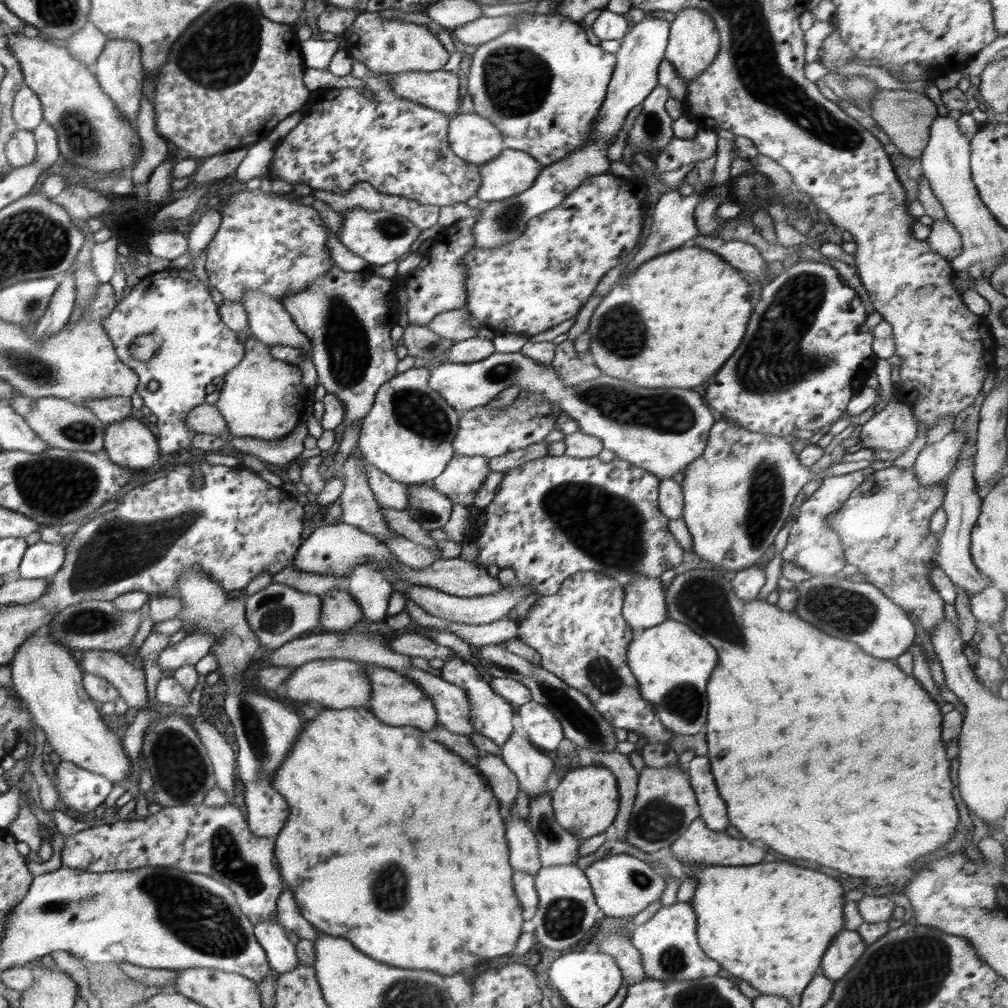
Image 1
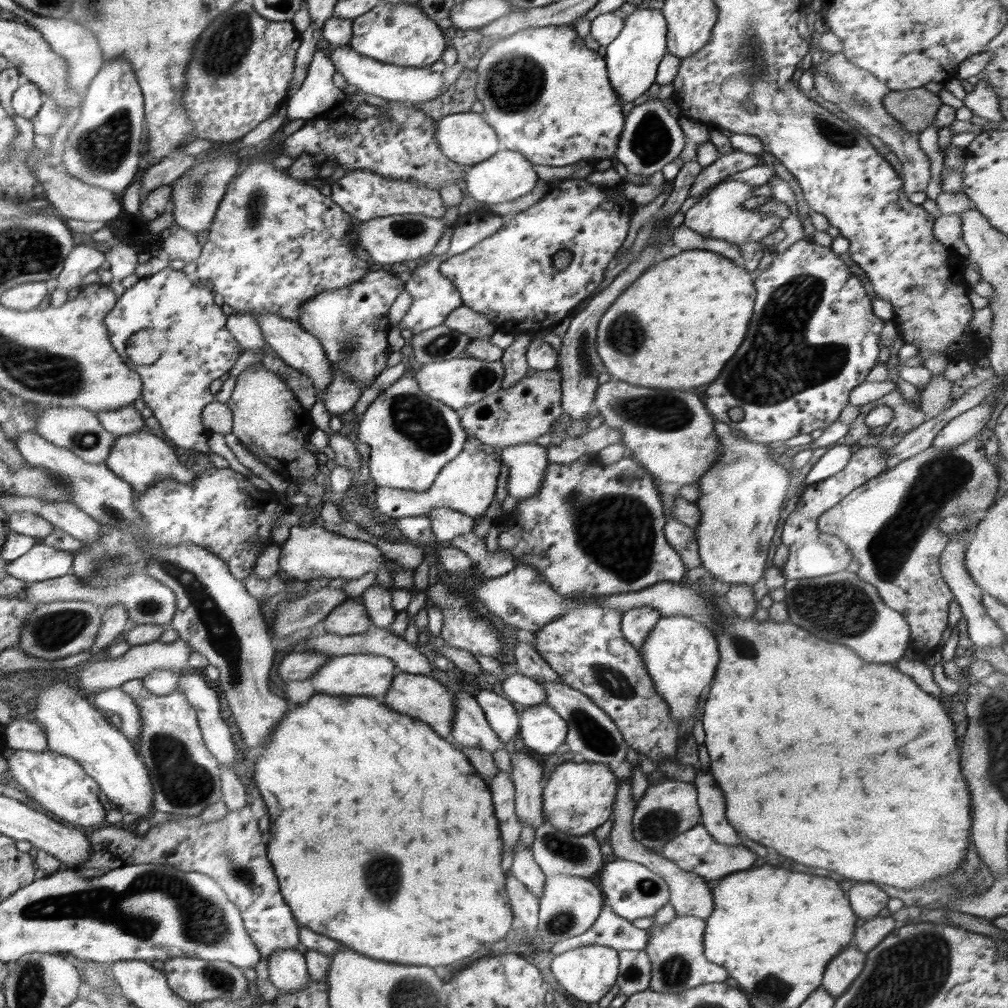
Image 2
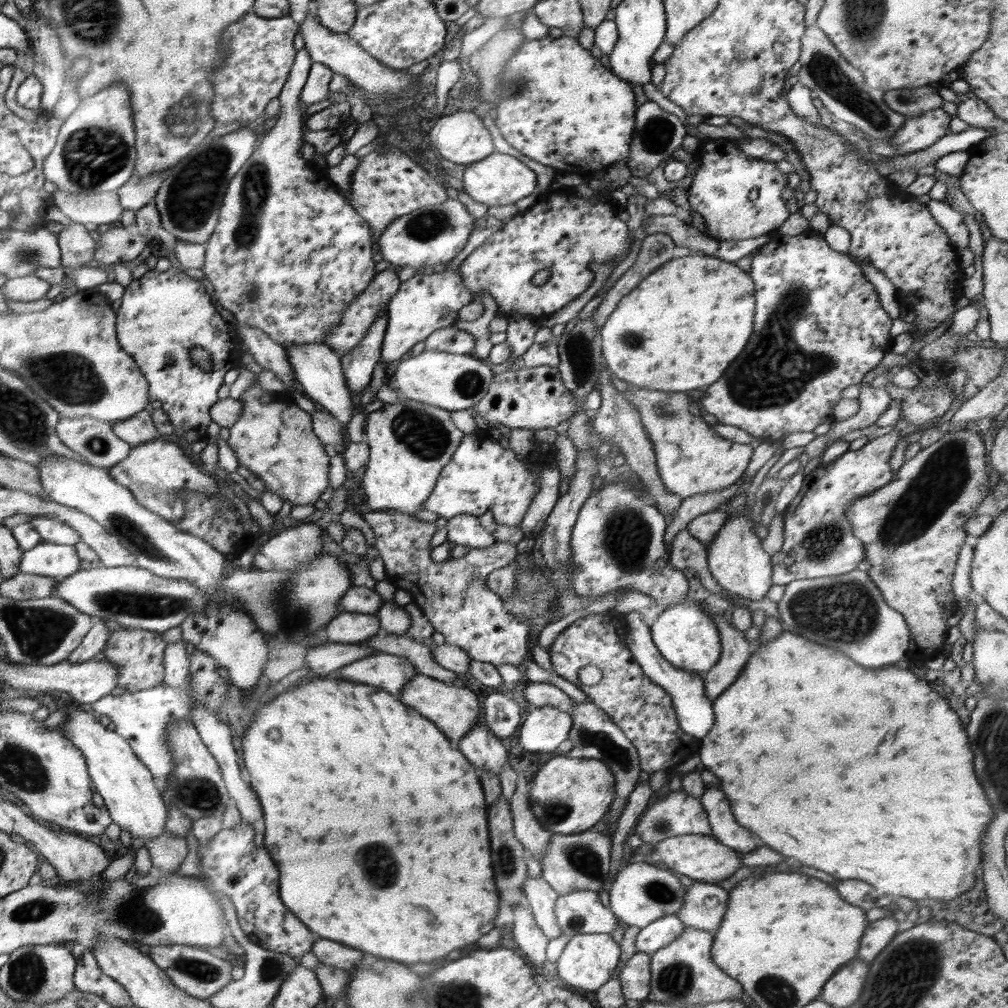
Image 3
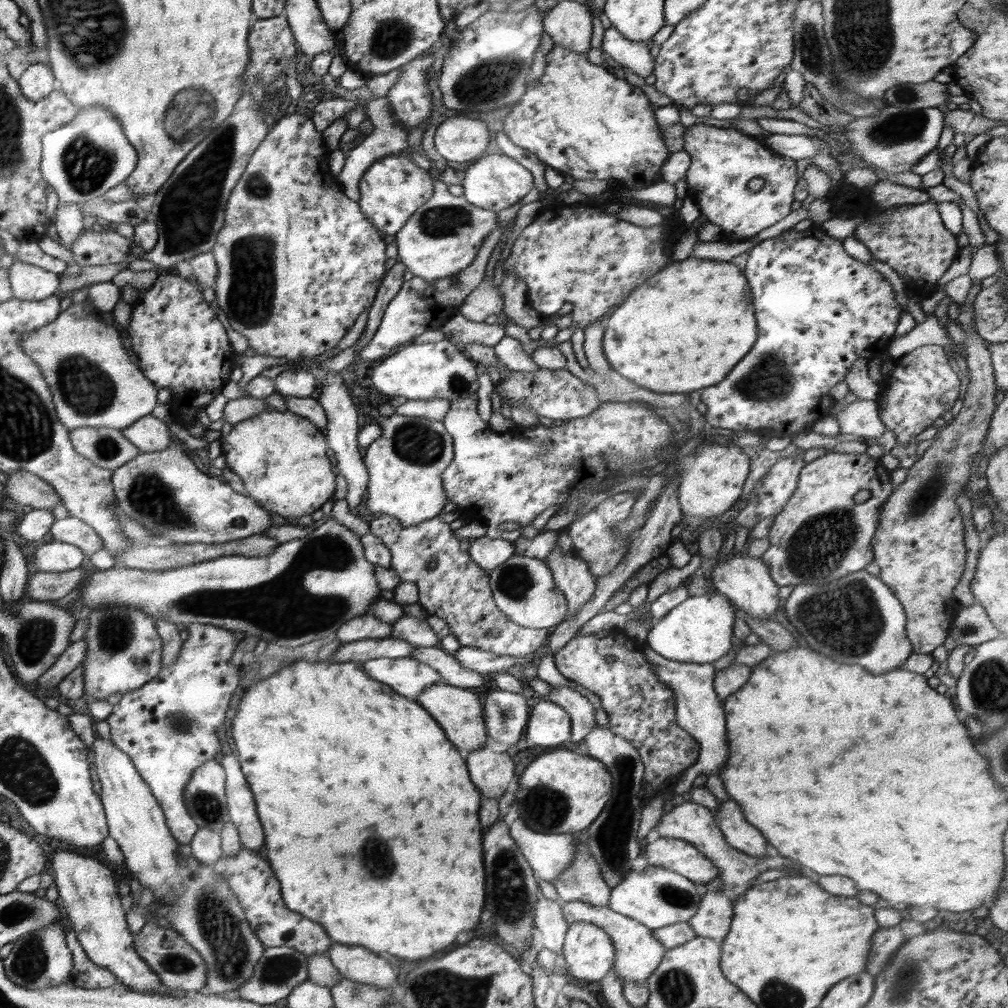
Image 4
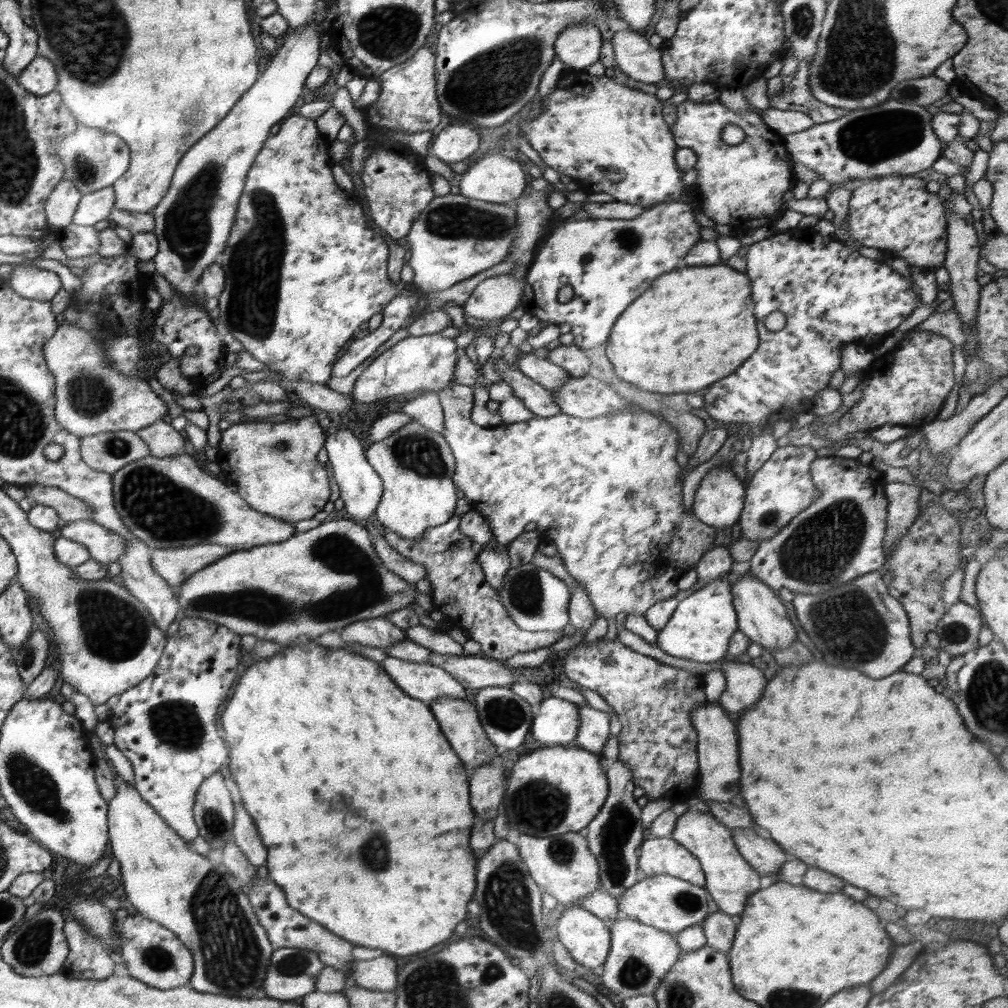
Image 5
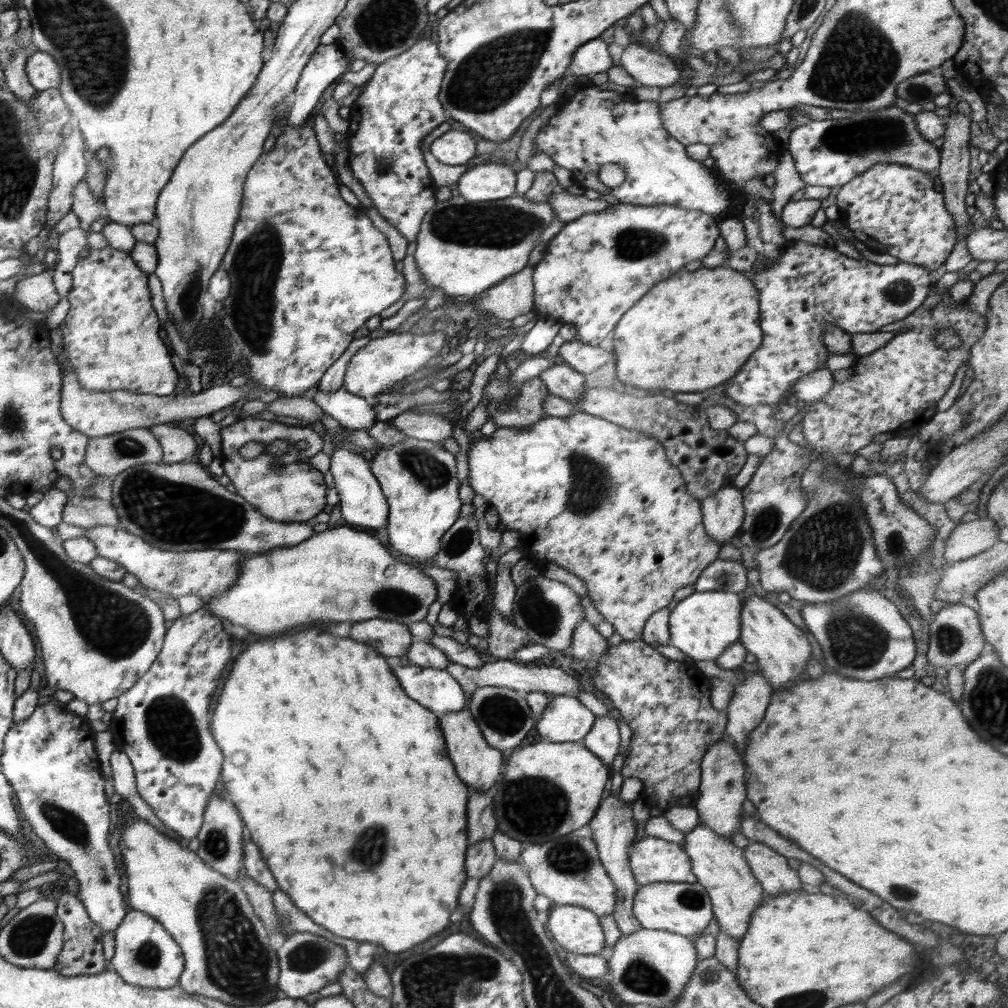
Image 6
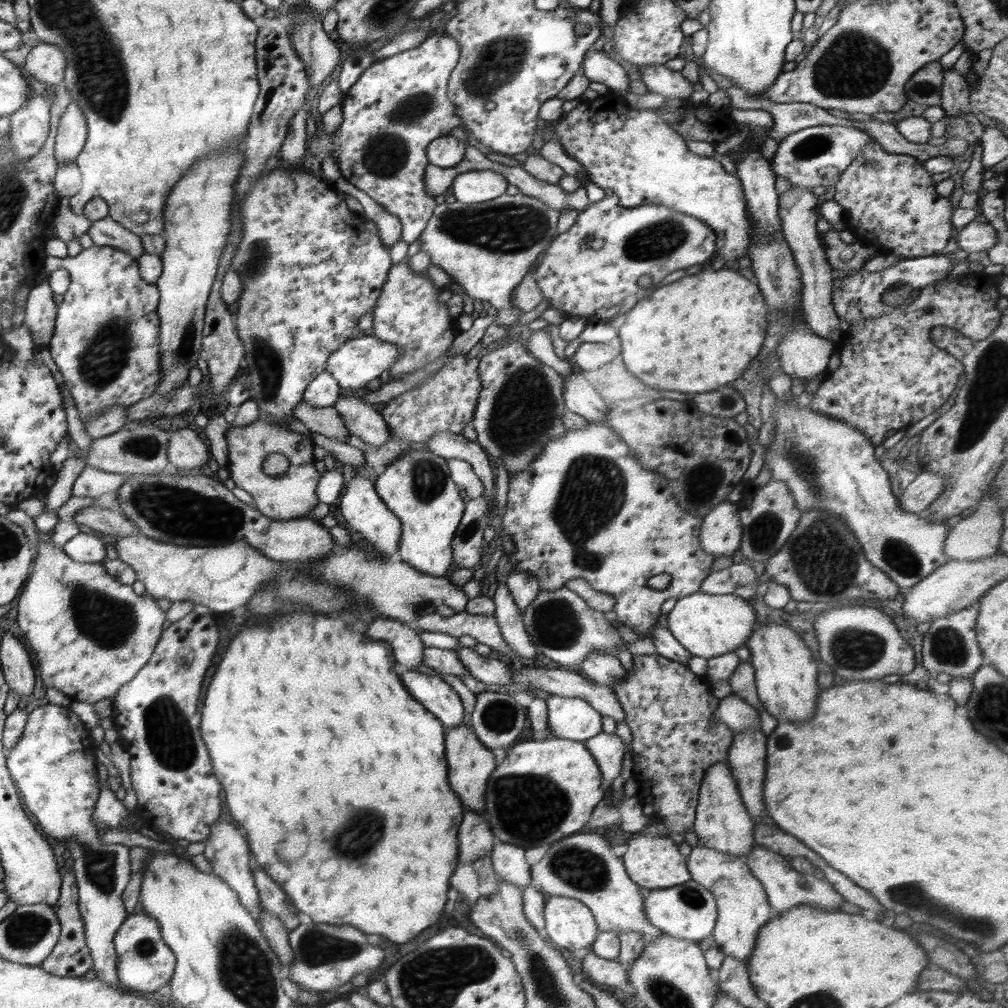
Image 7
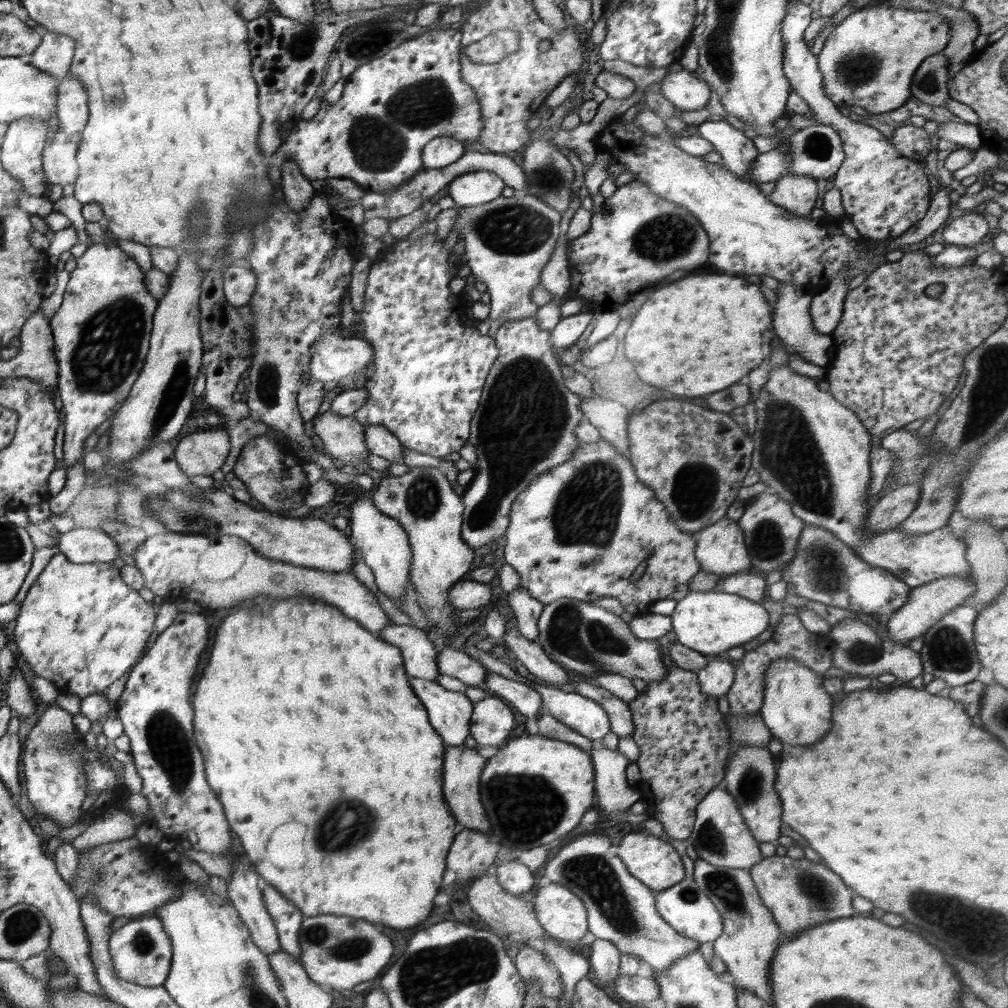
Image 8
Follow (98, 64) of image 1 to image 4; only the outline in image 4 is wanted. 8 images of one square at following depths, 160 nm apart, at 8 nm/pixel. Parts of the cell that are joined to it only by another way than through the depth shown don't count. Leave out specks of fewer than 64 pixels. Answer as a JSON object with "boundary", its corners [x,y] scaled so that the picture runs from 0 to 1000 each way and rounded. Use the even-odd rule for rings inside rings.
{"boundary":[[[99,104],[77,107],[75,115],[67,123],[44,134],[41,141],[40,171],[47,183],[55,187],[59,202],[64,200],[80,202],[101,195],[113,184],[123,182],[135,164],[135,148],[121,131],[121,124],[109,110]]]}

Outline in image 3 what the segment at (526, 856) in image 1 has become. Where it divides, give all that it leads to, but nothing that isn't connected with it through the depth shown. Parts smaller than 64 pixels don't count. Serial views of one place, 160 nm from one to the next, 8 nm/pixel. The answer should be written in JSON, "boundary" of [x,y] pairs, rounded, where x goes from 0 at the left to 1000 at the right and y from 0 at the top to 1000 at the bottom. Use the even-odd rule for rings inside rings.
{"boundary":[[[524,870],[520,873],[520,889],[538,925],[547,934],[558,928],[551,912],[551,895],[554,887],[536,871]]]}

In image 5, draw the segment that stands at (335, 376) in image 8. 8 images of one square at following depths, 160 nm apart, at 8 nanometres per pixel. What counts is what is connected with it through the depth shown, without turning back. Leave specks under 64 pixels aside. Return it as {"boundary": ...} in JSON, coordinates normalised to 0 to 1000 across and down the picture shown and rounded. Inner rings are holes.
{"boundary":[[[437,330],[403,335],[379,349],[355,373],[348,391],[354,399],[365,401],[404,390],[435,389],[449,380],[453,349],[450,337]]]}

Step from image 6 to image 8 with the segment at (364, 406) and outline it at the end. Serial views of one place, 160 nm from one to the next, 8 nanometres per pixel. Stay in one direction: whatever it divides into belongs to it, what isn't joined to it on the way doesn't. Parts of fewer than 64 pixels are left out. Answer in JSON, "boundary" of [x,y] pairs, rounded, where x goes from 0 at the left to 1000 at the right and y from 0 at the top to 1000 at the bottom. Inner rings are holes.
{"boundary":[[[365,422],[361,429],[361,438],[367,449],[383,454],[387,460],[401,460],[398,453],[402,442],[382,423]]]}

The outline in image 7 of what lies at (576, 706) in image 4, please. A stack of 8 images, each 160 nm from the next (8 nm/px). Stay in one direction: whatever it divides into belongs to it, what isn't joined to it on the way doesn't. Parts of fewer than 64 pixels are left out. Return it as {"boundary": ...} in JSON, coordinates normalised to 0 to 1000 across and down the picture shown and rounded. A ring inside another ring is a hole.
{"boundary":[[[611,727],[595,728],[581,734],[580,739],[591,753],[596,766],[596,783],[605,782],[609,772],[615,769],[617,754],[619,754],[620,738]]]}

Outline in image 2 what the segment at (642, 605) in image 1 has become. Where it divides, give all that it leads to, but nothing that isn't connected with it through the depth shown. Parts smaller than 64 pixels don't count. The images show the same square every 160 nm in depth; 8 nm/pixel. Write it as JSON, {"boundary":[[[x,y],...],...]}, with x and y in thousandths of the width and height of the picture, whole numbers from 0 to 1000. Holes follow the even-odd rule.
{"boundary":[[[645,601],[627,603],[627,605],[623,605],[617,609],[616,626],[621,635],[626,637],[627,641],[634,647],[647,622],[657,611],[653,605],[649,605]]]}

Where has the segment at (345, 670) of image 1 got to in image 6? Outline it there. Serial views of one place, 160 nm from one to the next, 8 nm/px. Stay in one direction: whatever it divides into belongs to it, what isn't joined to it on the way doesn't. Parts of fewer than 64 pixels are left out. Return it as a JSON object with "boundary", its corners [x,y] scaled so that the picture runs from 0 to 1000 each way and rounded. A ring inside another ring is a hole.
{"boundary":[[[407,658],[393,661],[390,668],[407,692],[435,710],[454,706],[463,700],[458,682],[441,665]]]}

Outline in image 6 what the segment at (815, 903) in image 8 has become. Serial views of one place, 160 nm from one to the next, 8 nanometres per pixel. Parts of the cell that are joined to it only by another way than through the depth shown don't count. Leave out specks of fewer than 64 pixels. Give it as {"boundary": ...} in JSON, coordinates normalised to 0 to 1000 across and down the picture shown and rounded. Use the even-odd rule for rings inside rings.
{"boundary":[[[746,834],[737,841],[737,847],[759,889],[770,891],[772,887],[801,882],[791,865],[782,859],[781,852],[768,845],[764,839]]]}

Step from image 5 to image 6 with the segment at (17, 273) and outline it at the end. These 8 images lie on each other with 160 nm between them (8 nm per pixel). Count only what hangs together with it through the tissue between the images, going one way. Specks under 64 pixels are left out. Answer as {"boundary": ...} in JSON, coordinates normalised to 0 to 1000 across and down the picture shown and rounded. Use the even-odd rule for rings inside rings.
{"boundary":[[[53,266],[19,278],[12,296],[19,299],[27,308],[50,310],[61,296],[53,279]]]}

